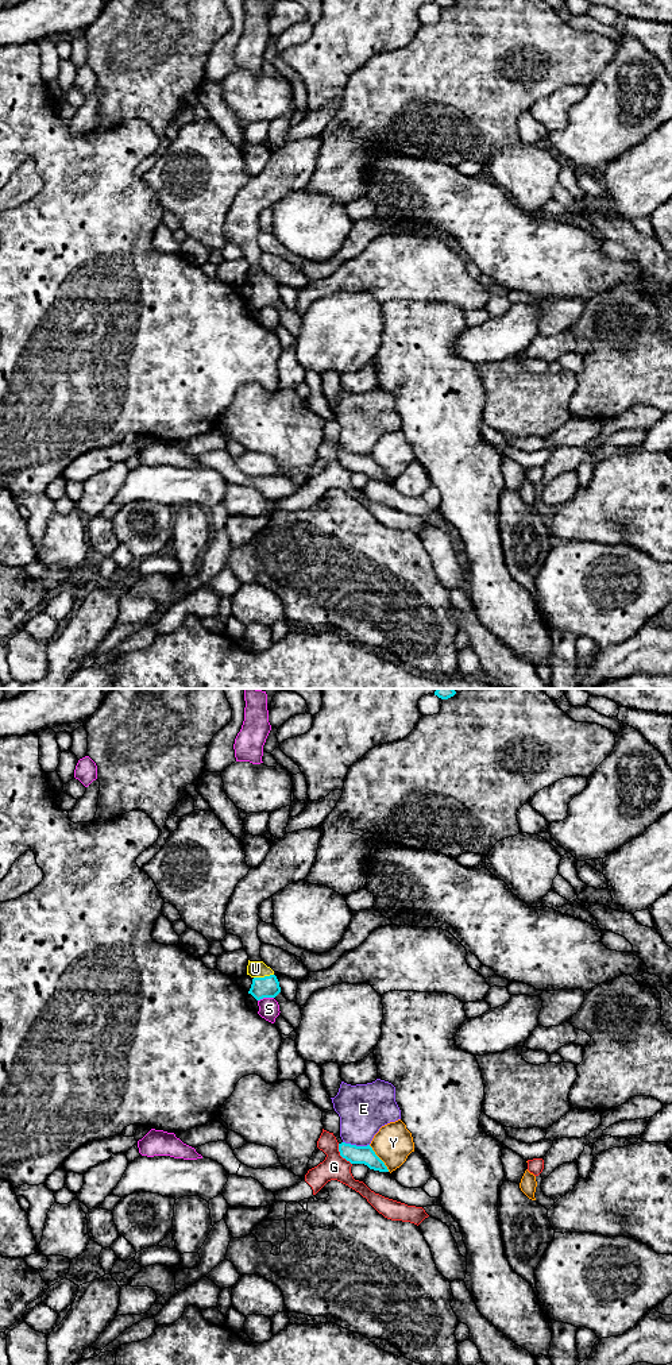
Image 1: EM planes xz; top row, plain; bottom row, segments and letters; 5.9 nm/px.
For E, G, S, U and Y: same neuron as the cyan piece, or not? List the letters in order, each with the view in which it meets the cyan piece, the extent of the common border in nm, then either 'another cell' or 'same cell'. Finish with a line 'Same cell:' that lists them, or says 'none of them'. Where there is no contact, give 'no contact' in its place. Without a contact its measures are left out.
E: meets cyan in xz; contact 160 nm long; another cell
G: meets cyan in xz; contact 150 nm long; another cell
S: meets cyan in xz; contact 100 nm long; another cell
U: meets cyan in xz; contact 120 nm long; same cell
Y: meets cyan in xz; contact 200 nm long; another cell
Same cell: U

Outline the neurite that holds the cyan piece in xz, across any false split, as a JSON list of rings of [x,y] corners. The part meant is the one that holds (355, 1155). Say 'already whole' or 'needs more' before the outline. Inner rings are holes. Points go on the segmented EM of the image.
already whole; [[[341,1142],[339,1144],[339,1152],[343,1158],[351,1164],[364,1164],[370,1169],[379,1172],[389,1172],[385,1162],[375,1154],[370,1145],[356,1146],[351,1144]]]

